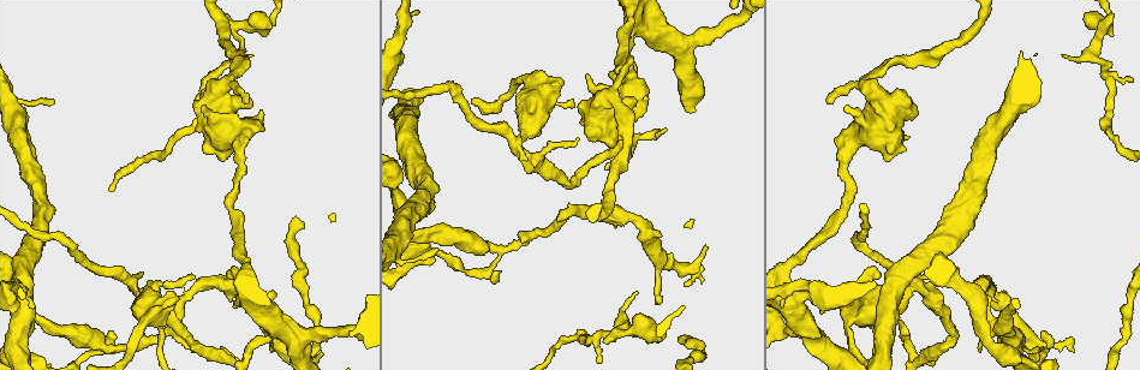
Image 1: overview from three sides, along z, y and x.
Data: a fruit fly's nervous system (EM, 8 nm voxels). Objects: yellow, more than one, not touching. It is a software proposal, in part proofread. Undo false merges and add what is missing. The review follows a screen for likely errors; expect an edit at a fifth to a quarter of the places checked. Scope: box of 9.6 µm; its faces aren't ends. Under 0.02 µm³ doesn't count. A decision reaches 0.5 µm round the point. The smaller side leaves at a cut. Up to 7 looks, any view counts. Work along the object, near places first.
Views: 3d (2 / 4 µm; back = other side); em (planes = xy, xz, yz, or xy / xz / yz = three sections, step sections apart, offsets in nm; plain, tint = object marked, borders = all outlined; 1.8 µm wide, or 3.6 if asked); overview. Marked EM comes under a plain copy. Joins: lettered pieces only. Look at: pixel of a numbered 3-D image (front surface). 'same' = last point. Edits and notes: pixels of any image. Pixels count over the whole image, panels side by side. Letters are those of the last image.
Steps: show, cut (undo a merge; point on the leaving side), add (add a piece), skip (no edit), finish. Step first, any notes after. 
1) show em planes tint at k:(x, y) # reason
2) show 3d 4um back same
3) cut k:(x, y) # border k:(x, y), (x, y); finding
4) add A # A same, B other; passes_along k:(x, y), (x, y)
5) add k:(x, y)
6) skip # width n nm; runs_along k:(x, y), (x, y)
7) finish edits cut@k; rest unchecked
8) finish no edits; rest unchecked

show em xz step 8 tint at 1:(910, 288) # sharp bend

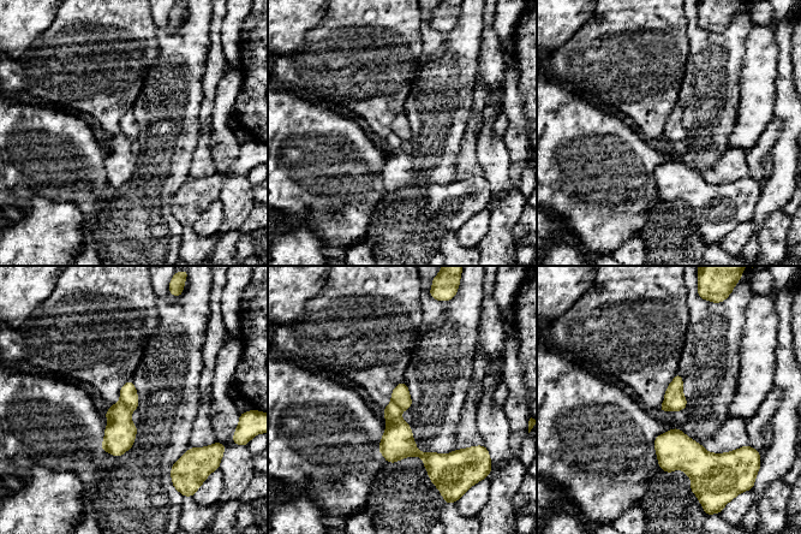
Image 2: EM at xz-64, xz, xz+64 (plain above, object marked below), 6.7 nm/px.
show em xz step 8 borders same

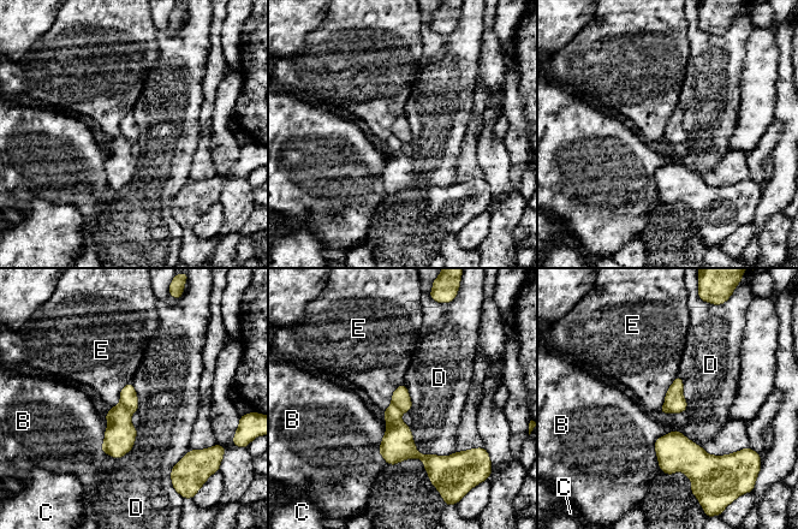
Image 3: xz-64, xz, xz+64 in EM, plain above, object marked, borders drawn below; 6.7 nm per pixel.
cut 3:(129, 398) # longest_contact D 360 nm; B other, C other, D other, E other; border 3:(120, 403), (131, 412); two neurons meet here

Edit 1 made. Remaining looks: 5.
show overview # redraw

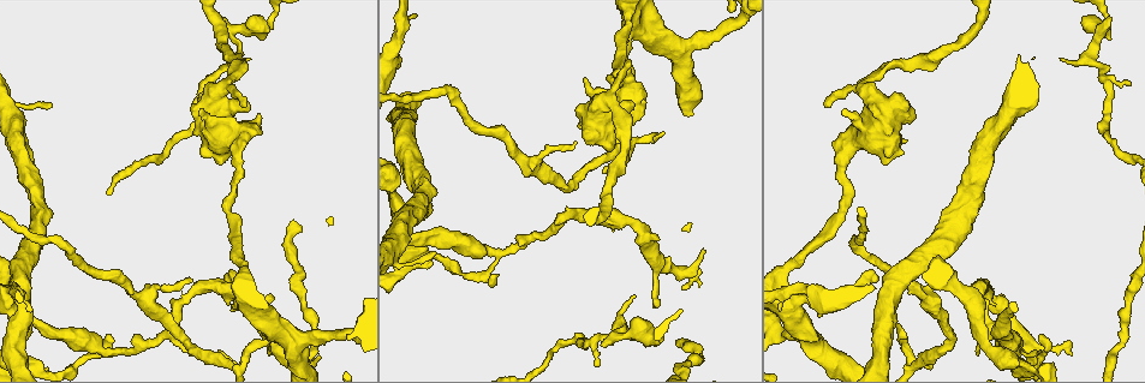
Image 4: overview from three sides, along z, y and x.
show em planes borders at 4:(976, 354)

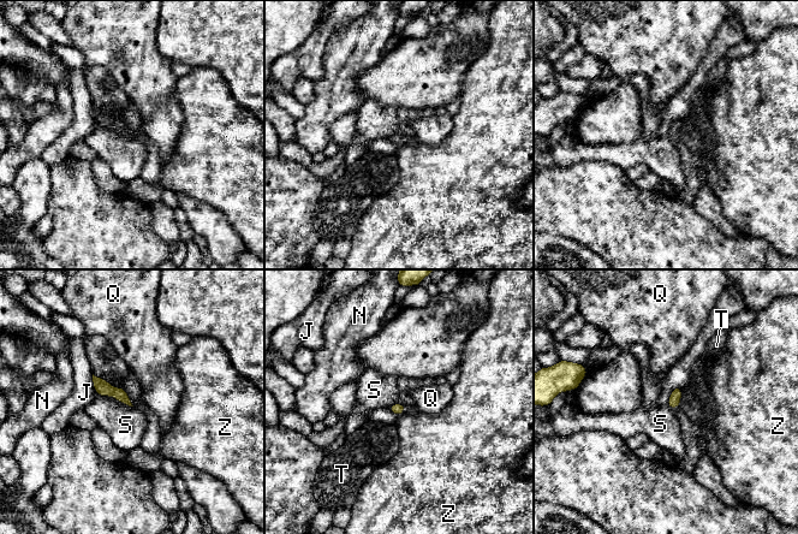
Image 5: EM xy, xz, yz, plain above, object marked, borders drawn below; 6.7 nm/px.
skip # longest_contact S 260 nm; J other, N other, Q other, S other, T other, Z other; no lettered piece goes on from it

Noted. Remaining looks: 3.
show 3d 4um at 4:(493, 264) # thick turns thin

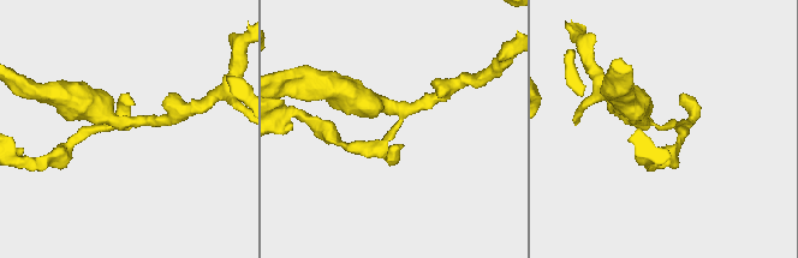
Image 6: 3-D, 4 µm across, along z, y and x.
show em planes borders at 6:(662, 125) # shape alone is not enough

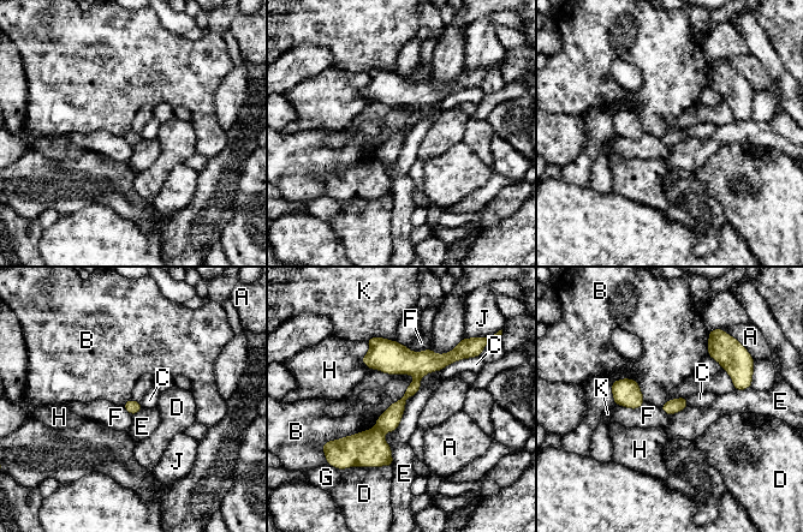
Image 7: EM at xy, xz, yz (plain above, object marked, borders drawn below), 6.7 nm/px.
cut 7:(369, 448) # width 90 nm; A other, B other, C other, D other, E other, F other, G other, H other, J other, K other; border 7:(374, 428), (382, 432); two neurons meet here

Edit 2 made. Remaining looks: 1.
finish edits cut@3, cut@7; rest unchecked

